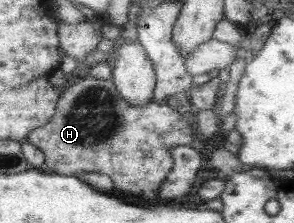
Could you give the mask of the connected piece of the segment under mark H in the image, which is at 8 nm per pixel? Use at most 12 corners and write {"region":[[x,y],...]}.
{"region":[[112,80],[65,85],[29,136],[56,174],[157,199],[195,143],[168,102]]}

